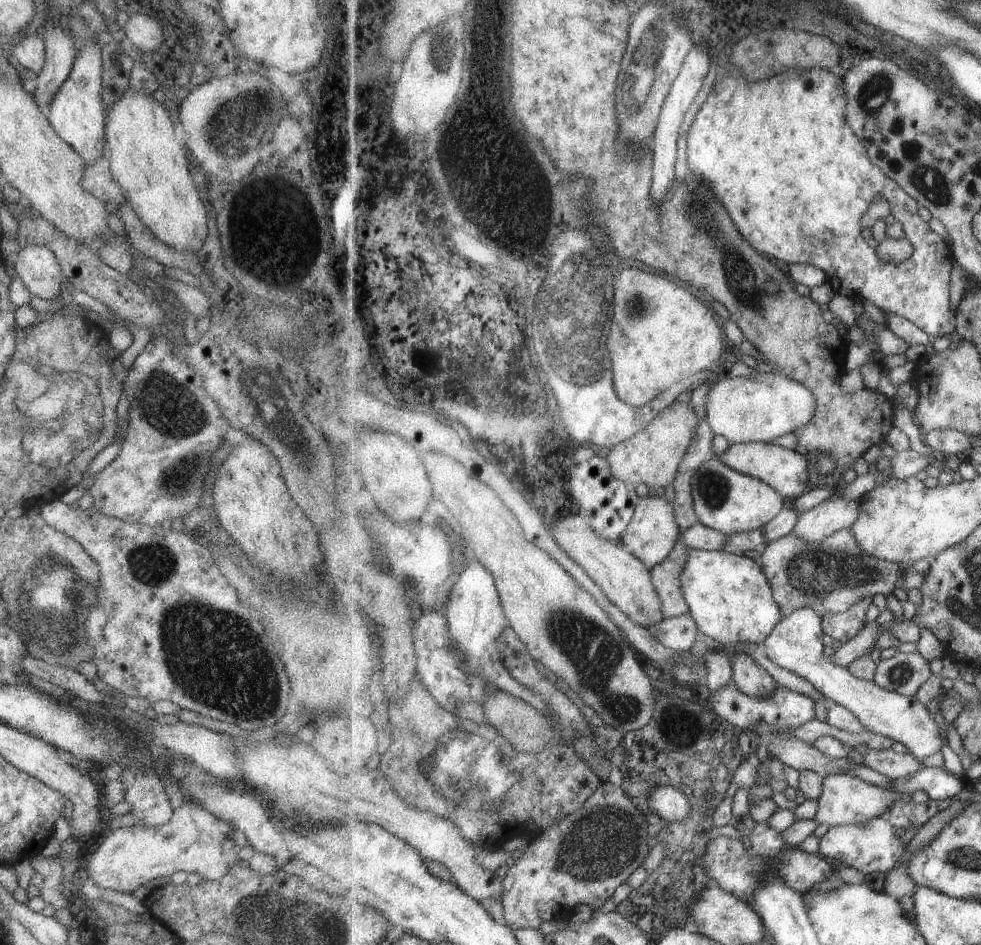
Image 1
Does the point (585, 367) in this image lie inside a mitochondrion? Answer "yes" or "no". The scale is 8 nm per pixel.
yes

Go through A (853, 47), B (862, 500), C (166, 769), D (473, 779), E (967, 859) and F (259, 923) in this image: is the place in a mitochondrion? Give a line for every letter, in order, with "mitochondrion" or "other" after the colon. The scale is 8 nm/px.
A: other
B: other
C: other
D: mitochondrion
E: mitochondrion
F: mitochondrion

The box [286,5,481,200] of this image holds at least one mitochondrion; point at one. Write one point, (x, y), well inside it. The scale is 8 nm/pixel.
(442, 48)

